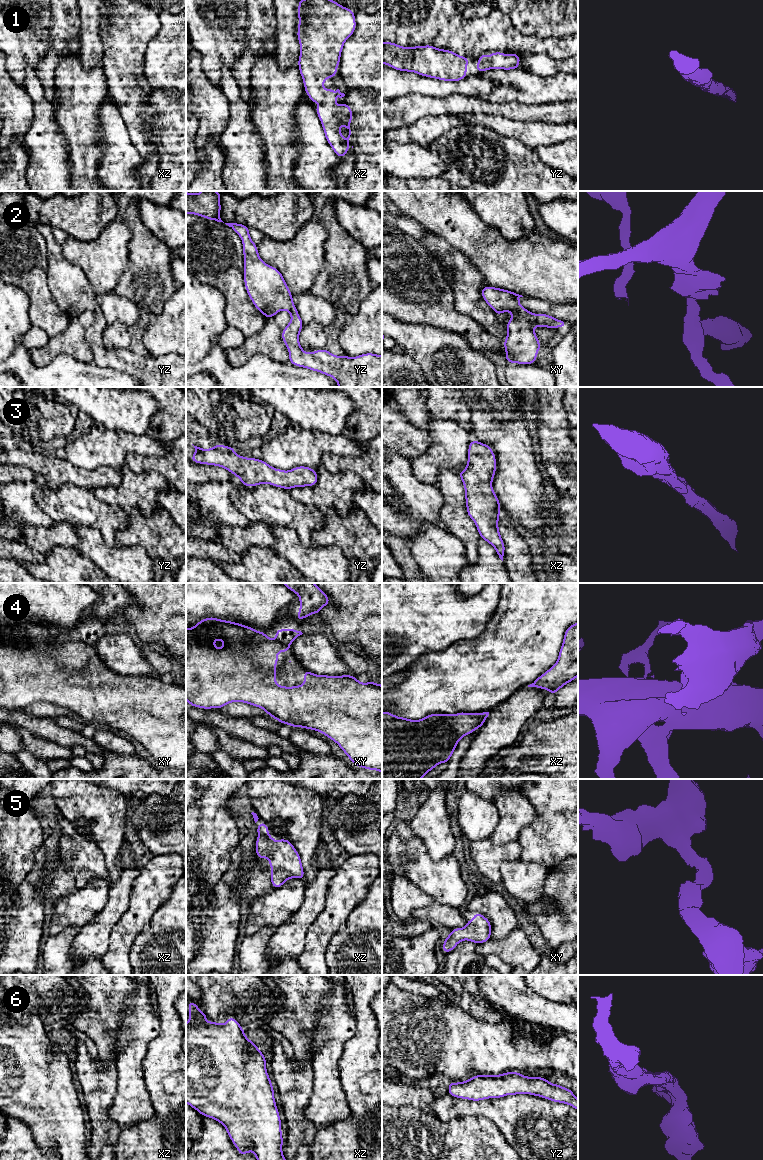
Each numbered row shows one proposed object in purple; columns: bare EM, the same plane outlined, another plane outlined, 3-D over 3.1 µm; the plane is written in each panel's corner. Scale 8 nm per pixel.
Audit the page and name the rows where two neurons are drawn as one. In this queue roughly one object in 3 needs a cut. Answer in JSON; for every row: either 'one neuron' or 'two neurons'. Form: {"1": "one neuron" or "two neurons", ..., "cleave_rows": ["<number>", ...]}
{"1": "one neuron", "2": "one neuron", "3": "one neuron", "4": "two neurons", "5": "one neuron", "6": "one neuron", "cleave_rows": ["4"]}

